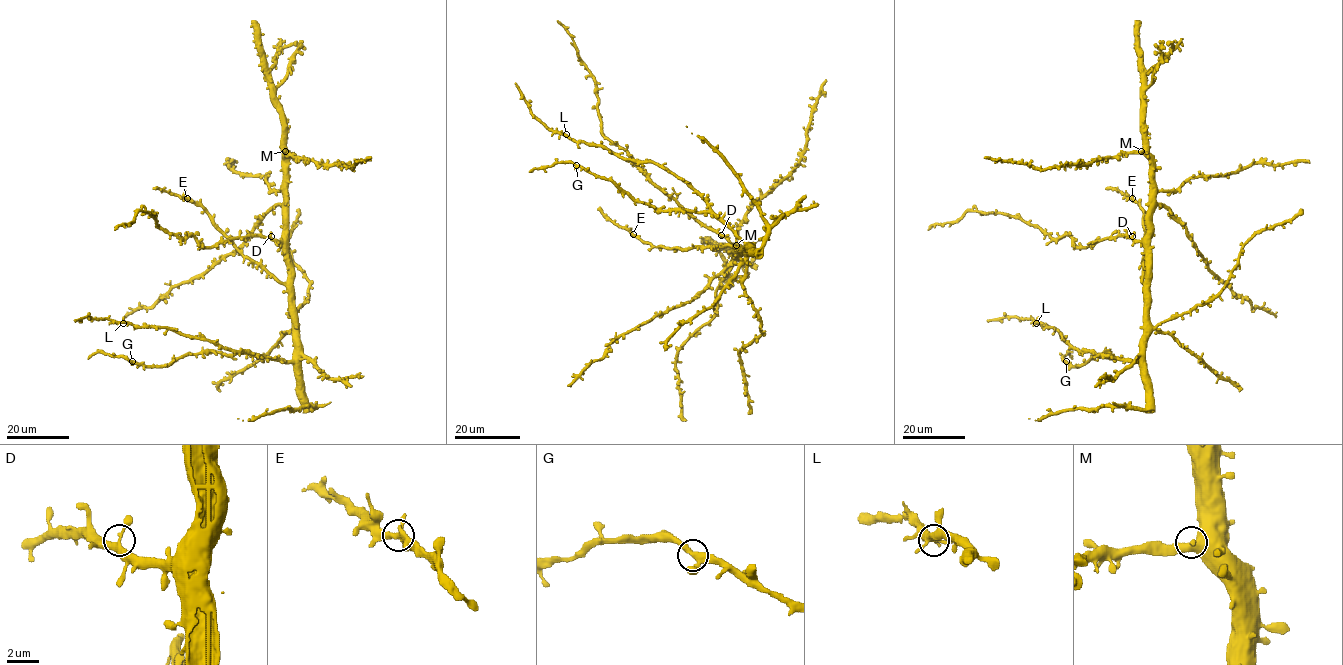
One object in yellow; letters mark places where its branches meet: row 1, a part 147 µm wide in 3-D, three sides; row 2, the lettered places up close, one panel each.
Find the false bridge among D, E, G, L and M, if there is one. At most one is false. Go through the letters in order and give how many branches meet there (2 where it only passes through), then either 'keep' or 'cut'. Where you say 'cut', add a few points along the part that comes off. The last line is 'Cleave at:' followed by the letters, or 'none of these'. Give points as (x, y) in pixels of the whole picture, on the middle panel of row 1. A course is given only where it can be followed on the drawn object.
D: 3 | keep
E: 3 | keep
G: 3 | keep
L: 3 | keep
M: 3 | keep
Cleave at: none of these

